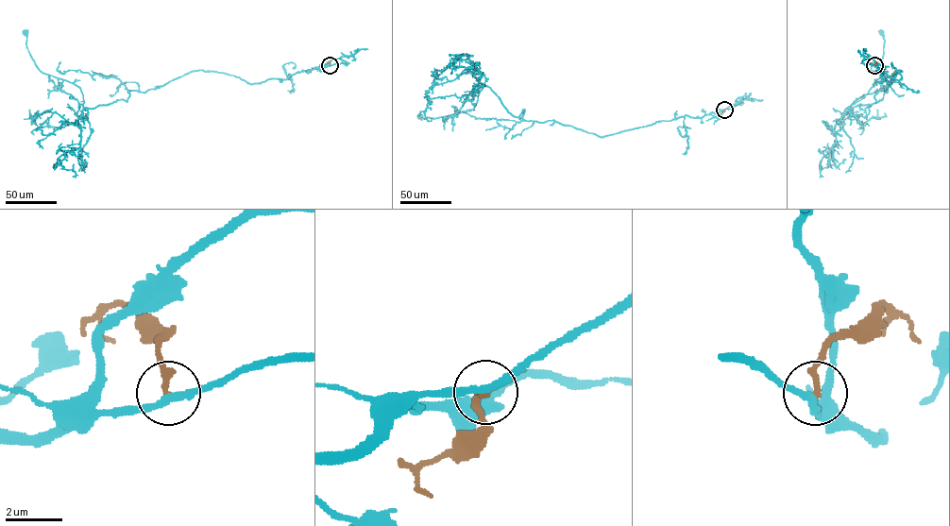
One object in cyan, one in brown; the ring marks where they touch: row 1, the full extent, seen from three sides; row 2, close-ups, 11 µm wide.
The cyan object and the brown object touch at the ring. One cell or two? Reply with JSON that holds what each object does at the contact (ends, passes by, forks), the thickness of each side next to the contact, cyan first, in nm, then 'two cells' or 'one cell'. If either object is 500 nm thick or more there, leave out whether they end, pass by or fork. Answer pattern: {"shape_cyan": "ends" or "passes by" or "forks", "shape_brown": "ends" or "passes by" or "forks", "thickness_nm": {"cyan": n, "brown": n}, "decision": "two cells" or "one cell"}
{"shape_cyan": "passes by", "shape_brown": "ends", "thickness_nm": {"cyan": 240, "brown": 240}, "decision": "two cells"}

